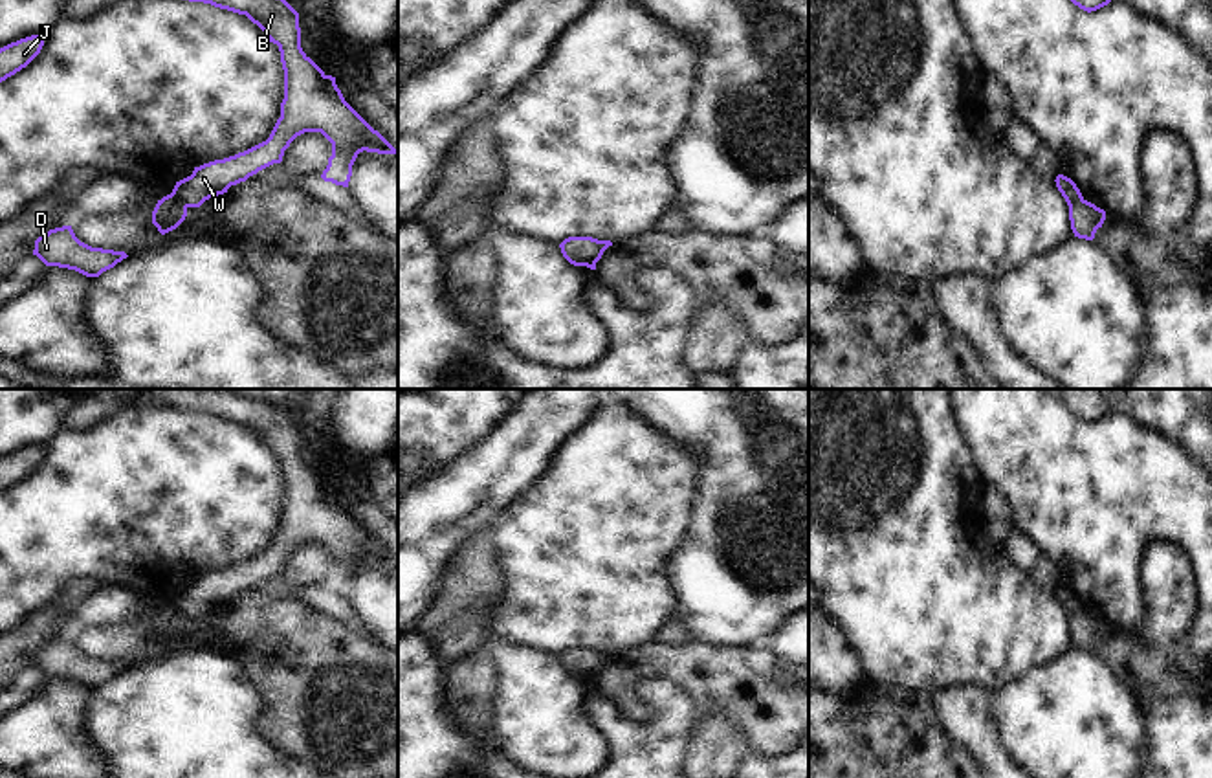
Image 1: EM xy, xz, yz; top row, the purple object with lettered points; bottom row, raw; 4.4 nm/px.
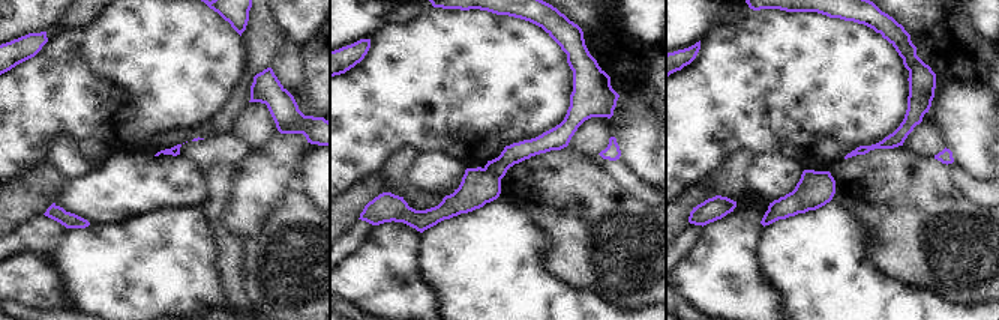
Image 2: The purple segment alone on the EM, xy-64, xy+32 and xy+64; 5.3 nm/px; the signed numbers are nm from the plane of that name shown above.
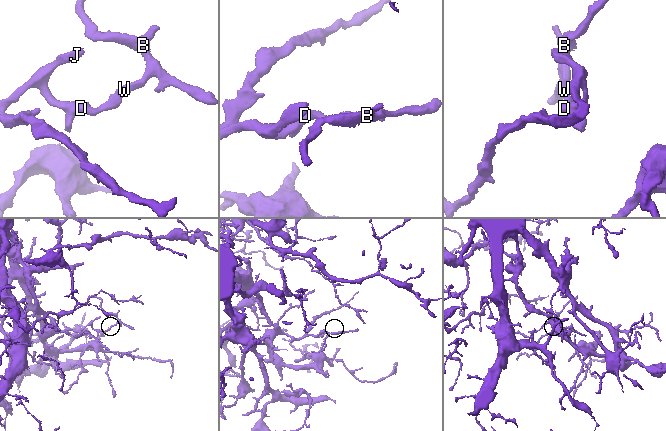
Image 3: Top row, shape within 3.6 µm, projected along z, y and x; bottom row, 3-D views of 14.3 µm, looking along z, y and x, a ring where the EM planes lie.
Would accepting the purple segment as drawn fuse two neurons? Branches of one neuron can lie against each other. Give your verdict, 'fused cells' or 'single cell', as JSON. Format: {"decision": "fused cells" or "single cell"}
{"decision": "fused cells"}

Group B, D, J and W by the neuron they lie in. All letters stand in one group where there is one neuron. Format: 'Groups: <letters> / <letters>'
Groups: B W / D J

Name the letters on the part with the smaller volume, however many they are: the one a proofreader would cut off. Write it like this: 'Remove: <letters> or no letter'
Remove: B, W

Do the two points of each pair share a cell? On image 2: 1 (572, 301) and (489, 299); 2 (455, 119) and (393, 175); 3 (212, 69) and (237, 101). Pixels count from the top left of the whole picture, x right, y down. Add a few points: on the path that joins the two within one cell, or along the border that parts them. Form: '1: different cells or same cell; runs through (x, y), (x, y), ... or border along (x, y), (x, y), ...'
1: same cell; runs through (551, 301), (510, 299)
2: different cells; border along (420, 152), (410, 146), (401, 146), (384, 161)
3: different cells; border along (246, 60), (228, 98), (207, 119)

